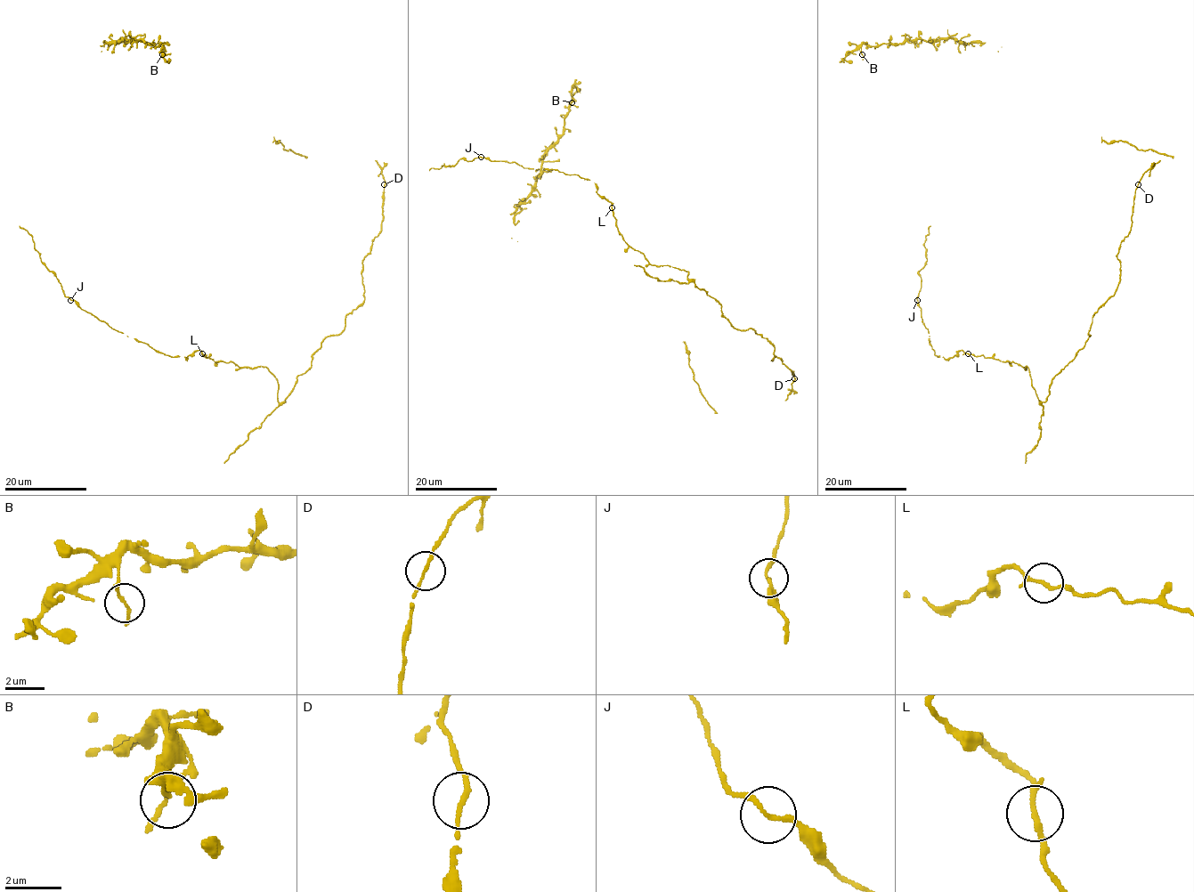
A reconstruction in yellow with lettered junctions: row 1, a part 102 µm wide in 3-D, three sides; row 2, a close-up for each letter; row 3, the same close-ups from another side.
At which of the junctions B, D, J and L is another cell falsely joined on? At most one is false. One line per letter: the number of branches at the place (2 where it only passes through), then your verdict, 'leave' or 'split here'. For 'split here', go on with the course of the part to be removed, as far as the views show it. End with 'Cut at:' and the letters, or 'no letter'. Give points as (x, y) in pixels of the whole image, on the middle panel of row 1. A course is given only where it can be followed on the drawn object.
B: 2 branches meet; leave
D: 2 branches meet; leave
J: 2 branches meet; leave
L: 3 branches meet; leave
Cut at: no letter

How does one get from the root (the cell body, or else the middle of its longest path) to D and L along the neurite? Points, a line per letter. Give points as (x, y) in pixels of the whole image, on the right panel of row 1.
D: (928, 338), (938, 357), (962, 351), (1027, 366), (1045, 401), (1117, 287), (1117, 254), (1138, 184)
L: (928, 338), (938, 357), (950, 359), (959, 351), (968, 353)

